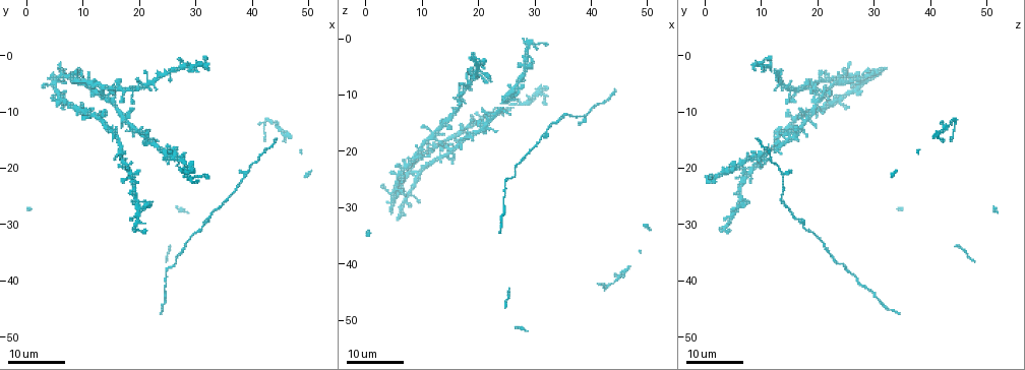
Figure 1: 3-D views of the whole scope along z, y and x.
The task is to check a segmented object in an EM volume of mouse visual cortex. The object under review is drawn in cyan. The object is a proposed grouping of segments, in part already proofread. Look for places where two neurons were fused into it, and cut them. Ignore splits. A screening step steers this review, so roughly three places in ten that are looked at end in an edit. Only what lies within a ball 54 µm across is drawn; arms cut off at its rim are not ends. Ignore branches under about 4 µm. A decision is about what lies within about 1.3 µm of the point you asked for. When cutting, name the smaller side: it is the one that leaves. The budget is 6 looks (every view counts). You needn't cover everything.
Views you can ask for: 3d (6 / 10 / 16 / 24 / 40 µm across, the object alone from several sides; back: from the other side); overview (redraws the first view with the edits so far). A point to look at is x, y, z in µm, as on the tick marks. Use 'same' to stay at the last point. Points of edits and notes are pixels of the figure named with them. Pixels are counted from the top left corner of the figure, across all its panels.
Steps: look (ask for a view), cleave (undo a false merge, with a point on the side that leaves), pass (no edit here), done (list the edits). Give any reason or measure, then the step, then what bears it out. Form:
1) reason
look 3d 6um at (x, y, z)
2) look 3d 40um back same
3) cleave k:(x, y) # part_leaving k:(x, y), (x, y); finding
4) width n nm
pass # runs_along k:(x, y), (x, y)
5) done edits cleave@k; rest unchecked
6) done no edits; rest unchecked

look 3d 24um at (6.5, 8.0, 23.5)

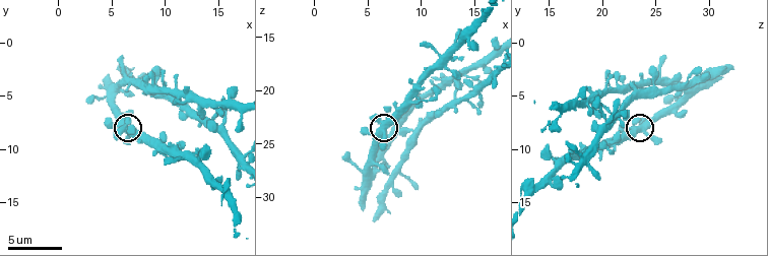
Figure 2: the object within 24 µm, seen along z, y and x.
zoom in
look 3d 10um at (6.6, 8.6, 23.6)

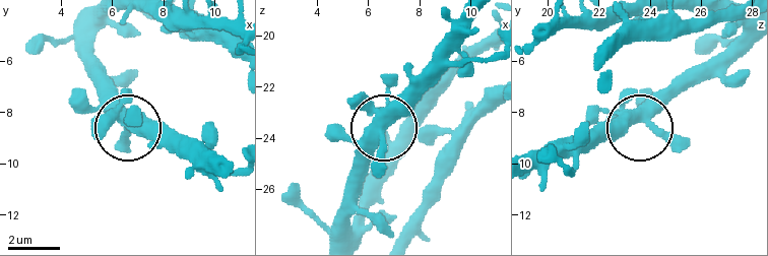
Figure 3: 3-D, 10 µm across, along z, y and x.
pass # all the same neuron

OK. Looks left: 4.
a fork
look 3d 16um at (26.5, 18.5, 9.0)

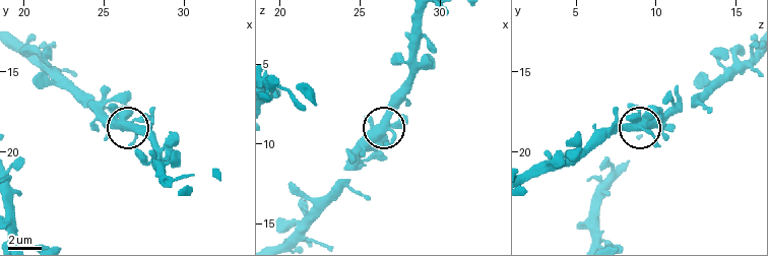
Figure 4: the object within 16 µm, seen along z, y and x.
look 3d 10um at (26.9, 18.4, 8.9)

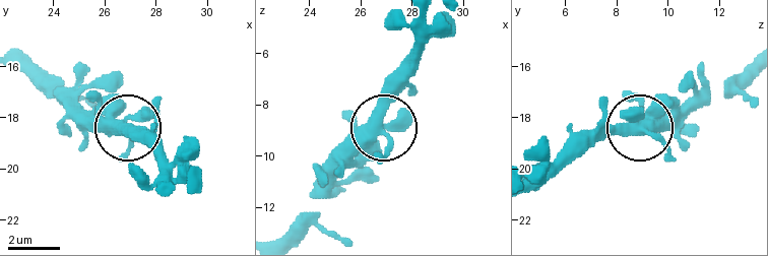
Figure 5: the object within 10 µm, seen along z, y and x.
from behind
look 3d 10um back at (26.8, 18.4, 8.8)

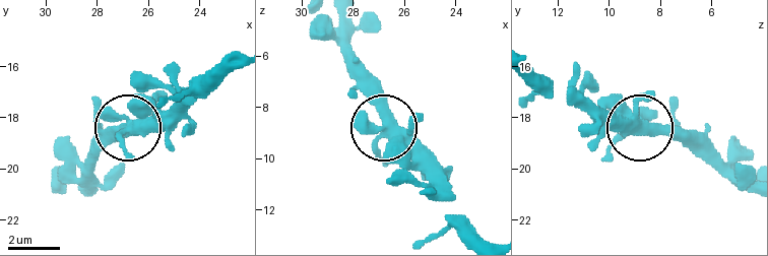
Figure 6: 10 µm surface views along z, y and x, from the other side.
pass # runs_along 6:(585, 99), (648, 125), (699, 132); continuous, no second neuron

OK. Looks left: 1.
done no edits; rest unchecked

